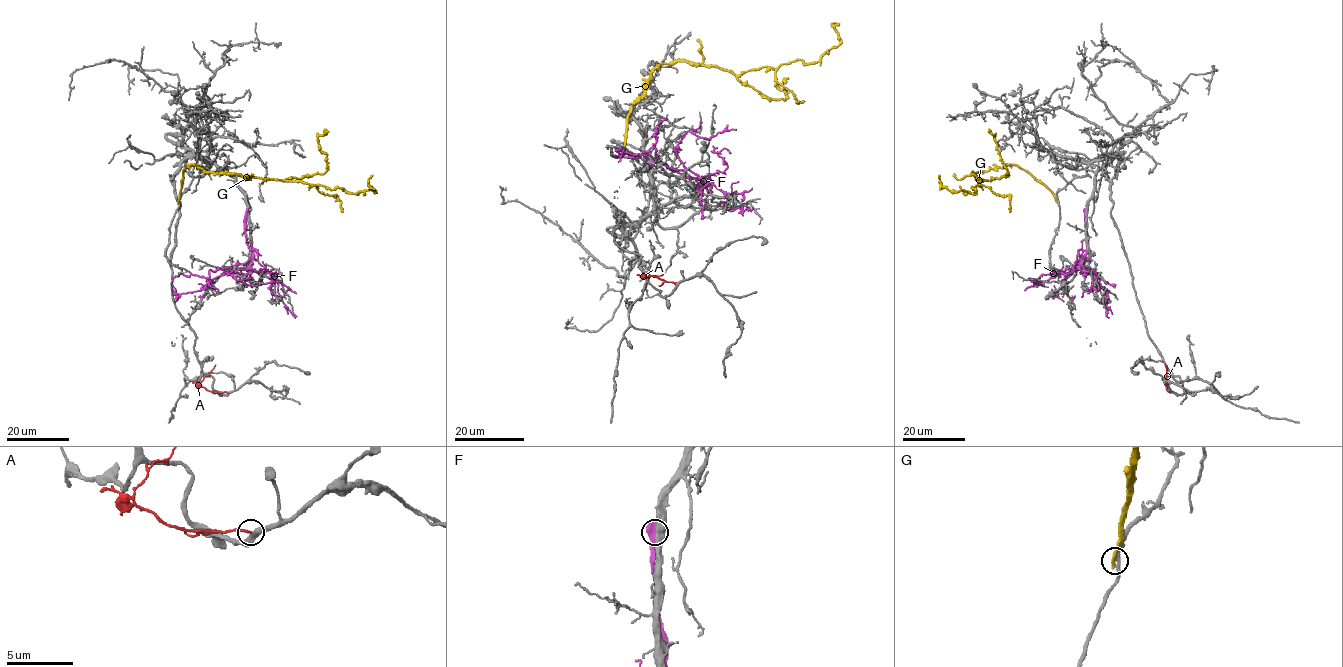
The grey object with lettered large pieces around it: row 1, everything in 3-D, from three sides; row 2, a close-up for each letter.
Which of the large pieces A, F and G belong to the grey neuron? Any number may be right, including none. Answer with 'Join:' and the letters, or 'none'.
Join: none

